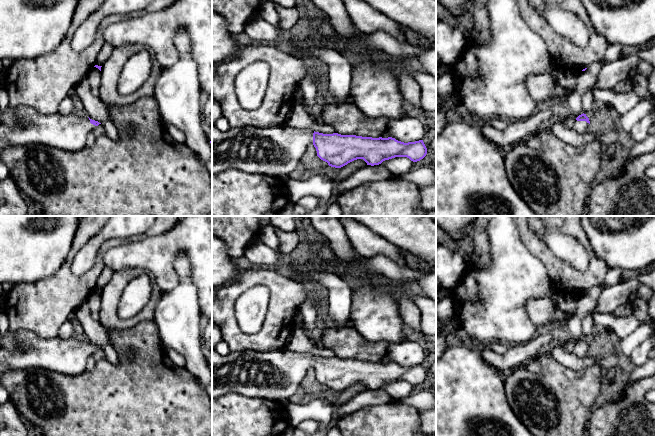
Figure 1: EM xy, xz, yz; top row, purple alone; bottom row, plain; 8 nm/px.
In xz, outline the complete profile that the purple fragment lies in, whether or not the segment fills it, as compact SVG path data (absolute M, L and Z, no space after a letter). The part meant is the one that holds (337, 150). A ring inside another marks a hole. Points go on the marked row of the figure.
M212 124L212 174L226 170L240 170L253 175L267 175L288 179L293 171L300 168L300 159L309 144L313 144L317 156L329 166L341 168L348 163L363 159L367 165L379 165L395 157L407 157L413 162L420 161L427 154L423 140L404 143L395 138L372 138L338 133L323 134L305 128L294 128L286 124L260 128L247 126L220 131Z

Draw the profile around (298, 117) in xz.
M294 103L288 113L285 124L294 128L305 128L323 134L336 133L335 129L323 122L315 123L313 117L307 112L305 107L300 103Z

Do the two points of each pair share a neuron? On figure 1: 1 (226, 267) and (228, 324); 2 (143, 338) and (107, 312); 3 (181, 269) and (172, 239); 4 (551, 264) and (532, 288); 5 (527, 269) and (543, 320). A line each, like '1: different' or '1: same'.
1: different
2: different
3: different
4: different
5: different

